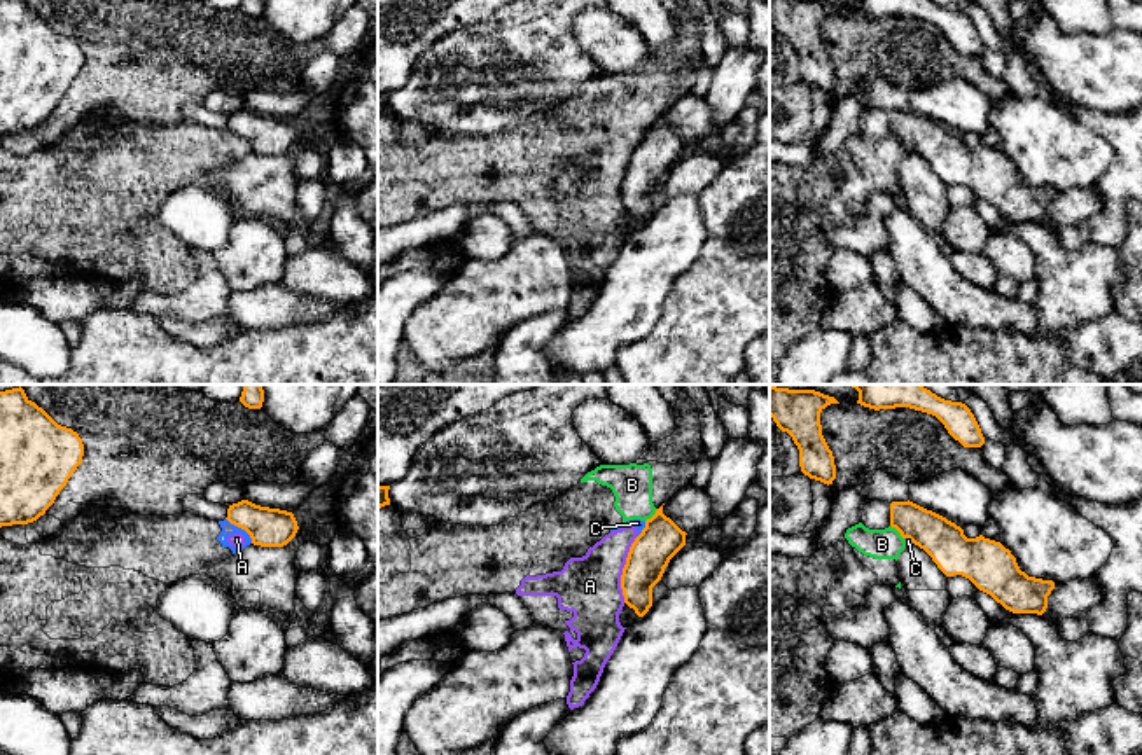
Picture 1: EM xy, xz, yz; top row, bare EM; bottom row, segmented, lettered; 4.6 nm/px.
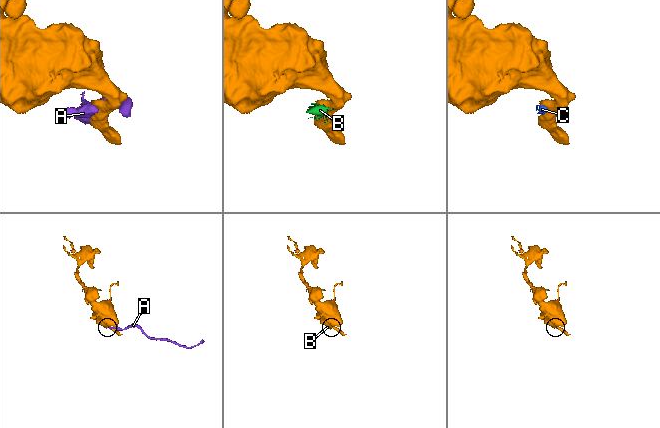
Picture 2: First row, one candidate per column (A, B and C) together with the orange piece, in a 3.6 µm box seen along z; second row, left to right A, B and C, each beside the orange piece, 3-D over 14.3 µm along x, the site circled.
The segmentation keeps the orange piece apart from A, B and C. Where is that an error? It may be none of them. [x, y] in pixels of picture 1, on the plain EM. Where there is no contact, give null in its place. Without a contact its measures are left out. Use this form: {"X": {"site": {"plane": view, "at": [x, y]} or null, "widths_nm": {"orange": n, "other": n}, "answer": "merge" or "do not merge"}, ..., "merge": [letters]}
{"A": {"site": {"plane": "xz", "at": [623, 179]}, "widths_nm": {"orange": 190, "other": 280}, "answer": "do not merge"}, "B": {"site": {"plane": "yz", "at": [898, 138]}, "widths_nm": {"orange": 190, "other": 140}, "answer": "do not merge"}, "C": {"site": {"plane": "xy", "at": [242, 137]}, "widths_nm": {"orange": 180, "other": 60}, "answer": "do not merge"}, "merge": []}

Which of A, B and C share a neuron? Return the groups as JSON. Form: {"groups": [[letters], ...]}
{"groups": [["A", "B", "C"]]}

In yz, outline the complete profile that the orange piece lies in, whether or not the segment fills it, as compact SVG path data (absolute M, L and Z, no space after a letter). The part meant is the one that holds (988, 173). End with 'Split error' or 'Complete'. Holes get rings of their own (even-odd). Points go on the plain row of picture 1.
M909 108L890 112L890 135L923 157L946 185L969 187L1006 218L1046 220L1055 190L1028 185L1000 150L983 143L967 147L960 135Z. Complete

